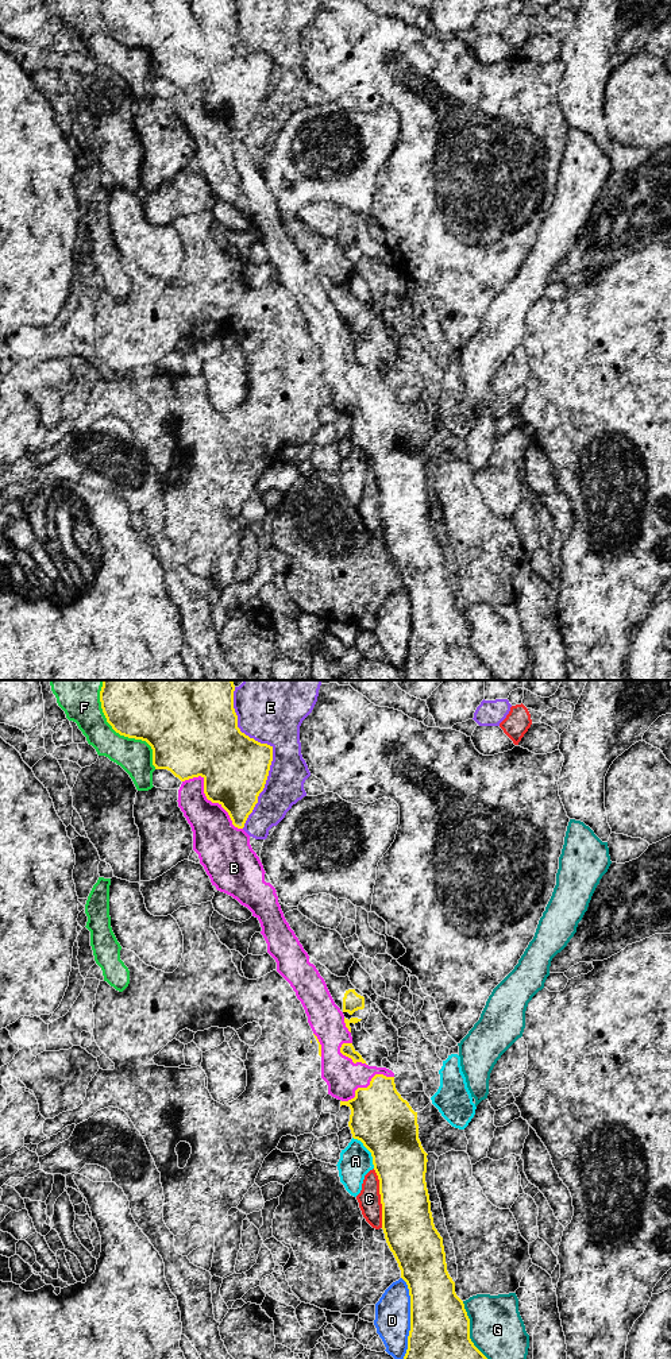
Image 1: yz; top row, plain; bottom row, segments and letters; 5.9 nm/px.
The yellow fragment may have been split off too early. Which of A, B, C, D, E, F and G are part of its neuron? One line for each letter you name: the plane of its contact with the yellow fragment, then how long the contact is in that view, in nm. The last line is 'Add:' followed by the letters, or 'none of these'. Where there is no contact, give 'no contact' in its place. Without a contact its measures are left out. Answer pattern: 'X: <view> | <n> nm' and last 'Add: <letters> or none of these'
B: yz | 460 nm
Add: B

